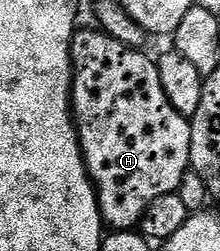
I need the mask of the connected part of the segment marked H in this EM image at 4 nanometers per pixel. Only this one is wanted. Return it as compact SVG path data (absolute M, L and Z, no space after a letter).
M100 28L93 30L78 29L73 36L73 42L69 46L73 57L73 121L77 124L77 138L81 141L81 151L85 156L85 167L89 170L89 178L93 187L97 190L97 203L101 209L102 223L110 231L133 230L140 227L141 218L147 212L151 200L159 200L159 196L177 193L179 184L185 174L190 173L189 157L191 156L191 122L183 117L167 100L167 92L163 92L163 80L159 80L159 68L156 61L143 54L140 49L127 48L119 40L115 40Z

